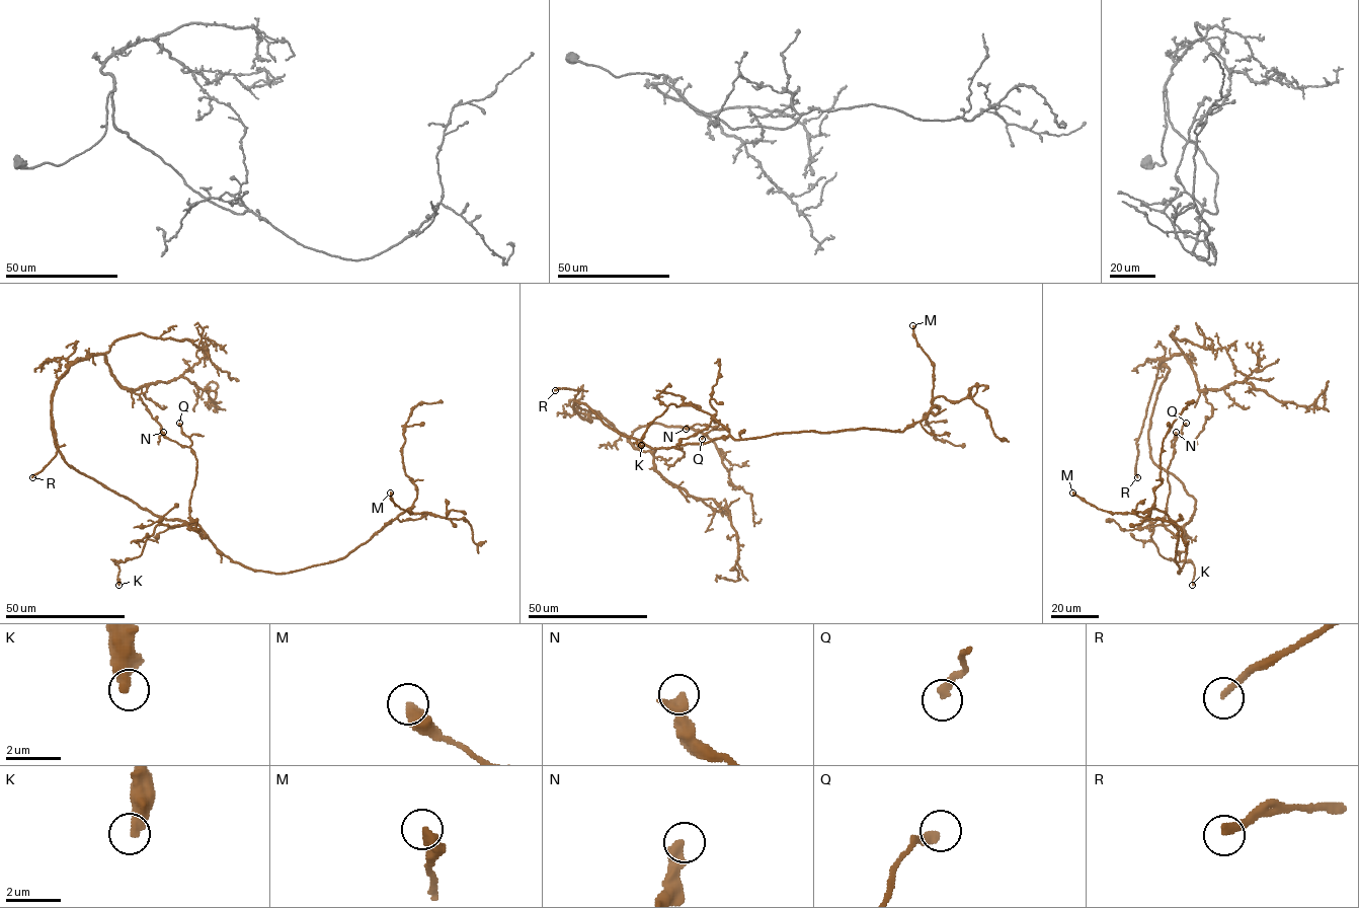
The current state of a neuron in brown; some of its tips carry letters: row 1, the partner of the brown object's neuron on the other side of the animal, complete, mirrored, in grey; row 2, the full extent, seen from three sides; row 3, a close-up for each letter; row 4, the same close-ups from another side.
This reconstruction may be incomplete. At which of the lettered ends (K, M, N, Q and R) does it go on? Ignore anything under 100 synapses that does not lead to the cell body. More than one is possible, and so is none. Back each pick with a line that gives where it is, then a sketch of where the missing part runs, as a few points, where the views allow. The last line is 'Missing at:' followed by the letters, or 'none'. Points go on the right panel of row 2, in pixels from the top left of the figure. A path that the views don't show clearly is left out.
Missing at: none

